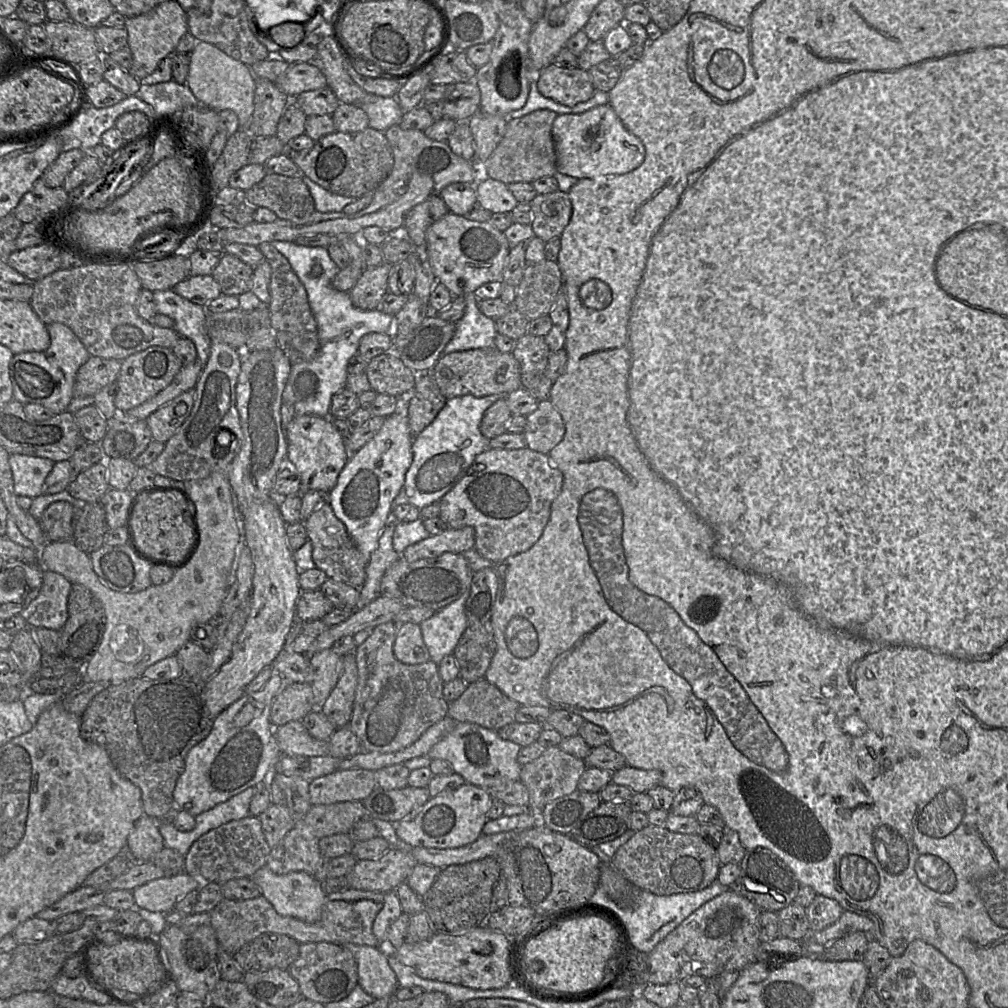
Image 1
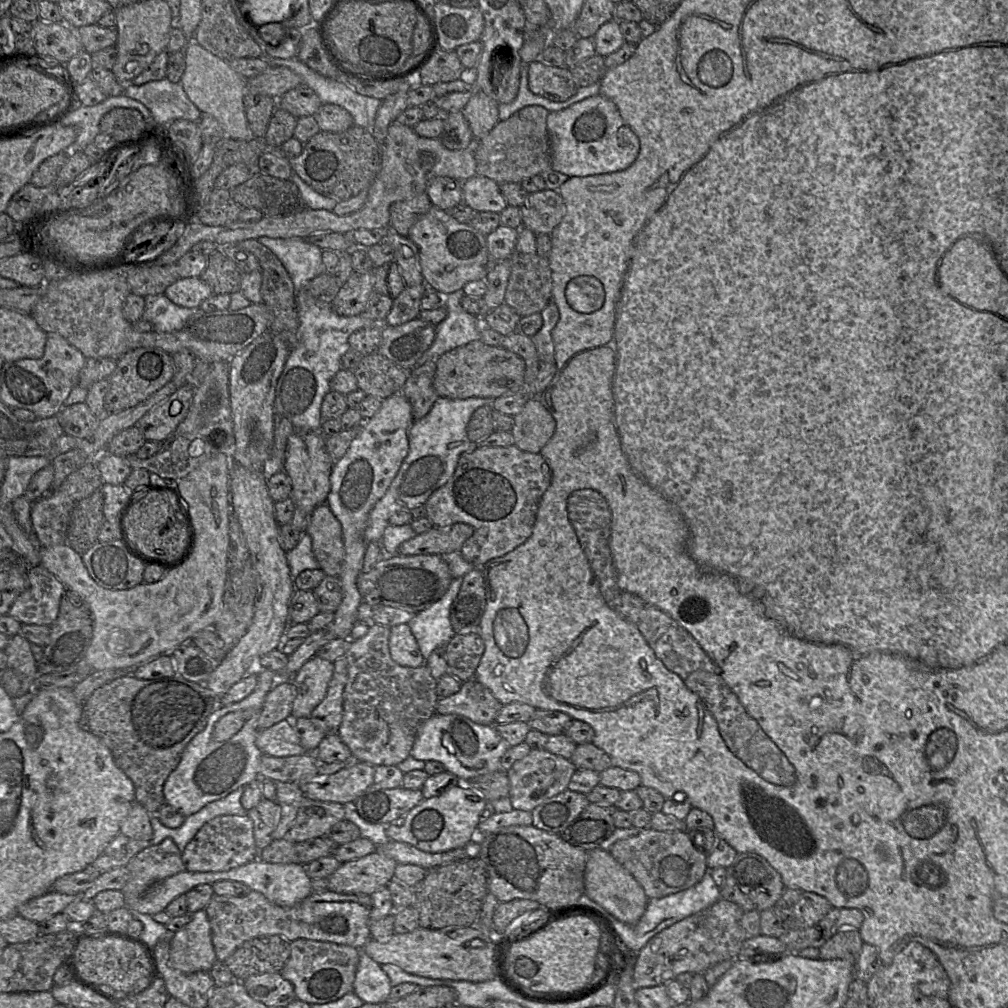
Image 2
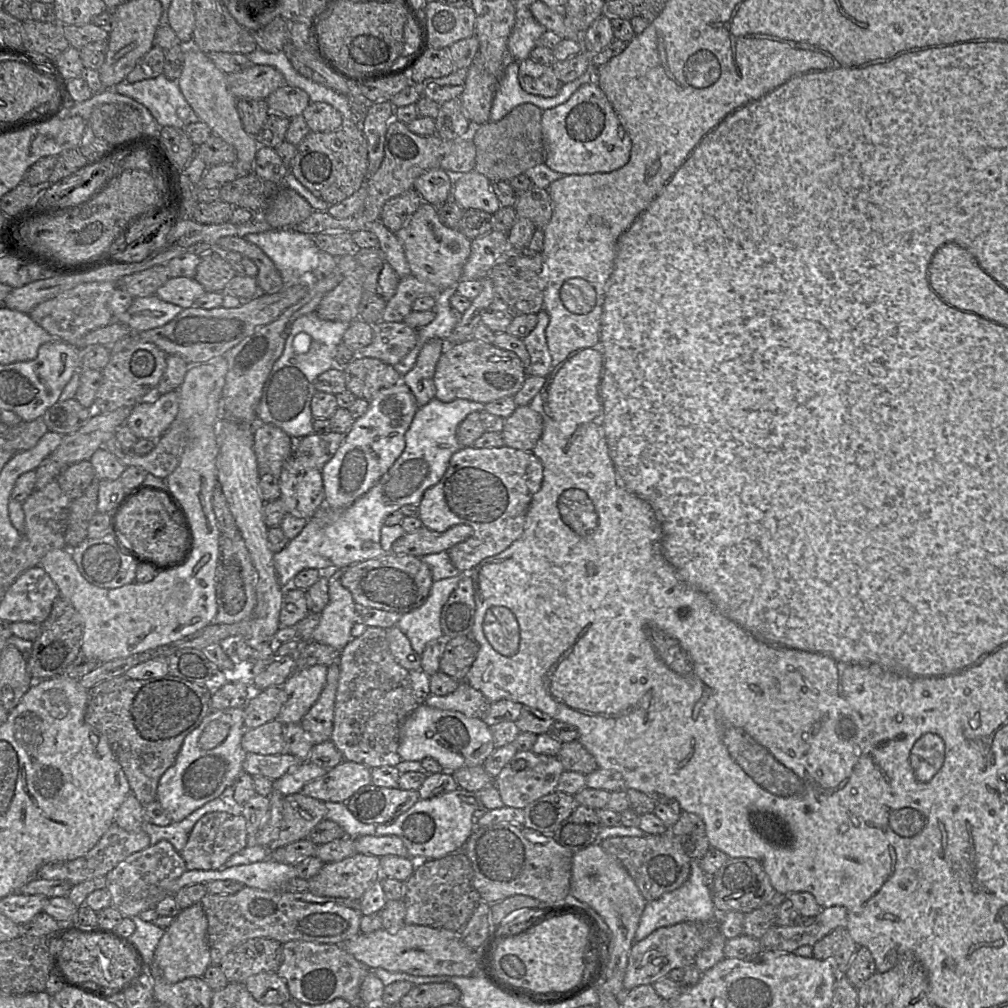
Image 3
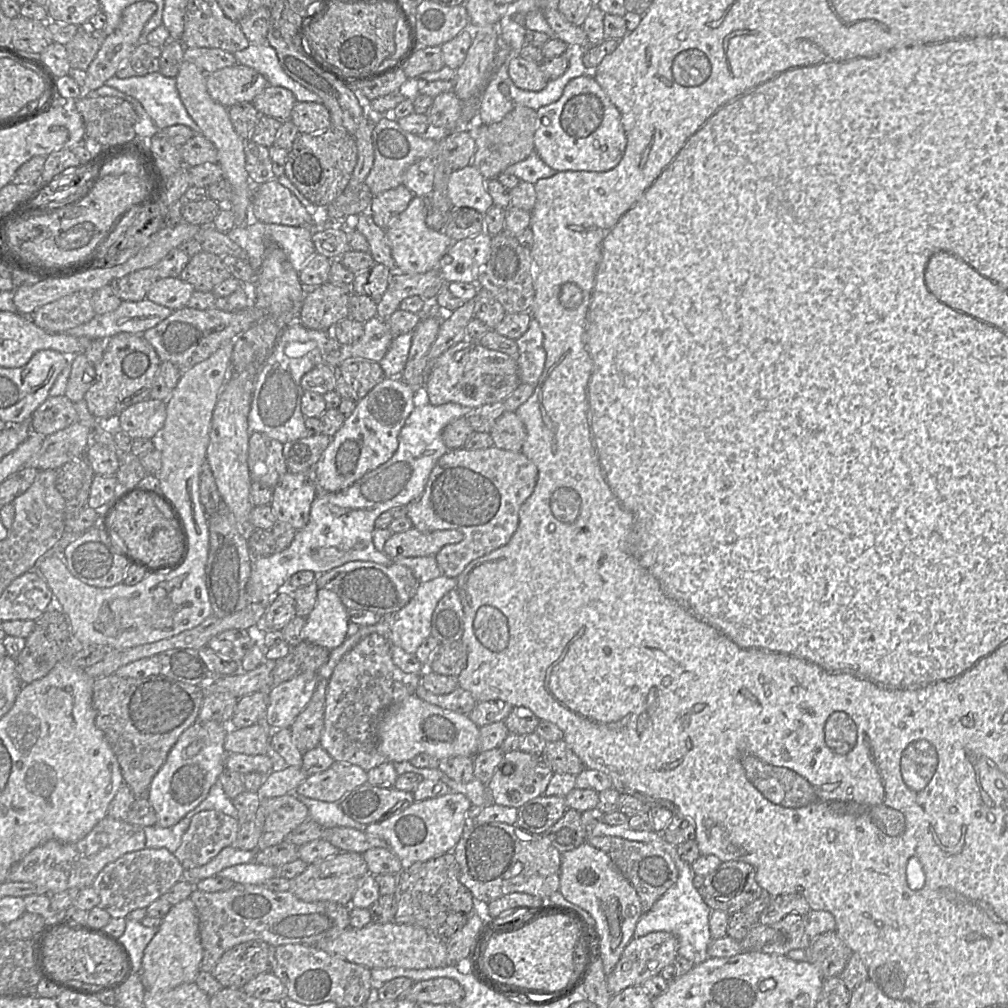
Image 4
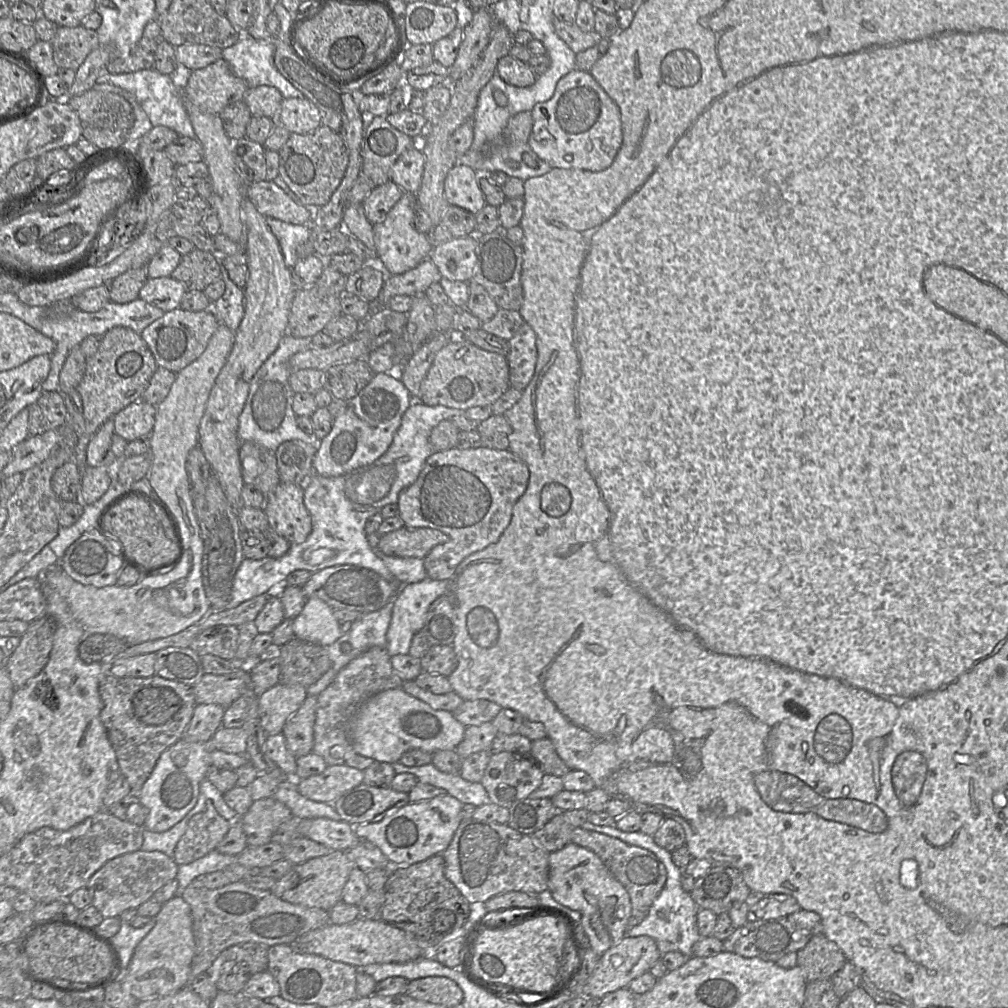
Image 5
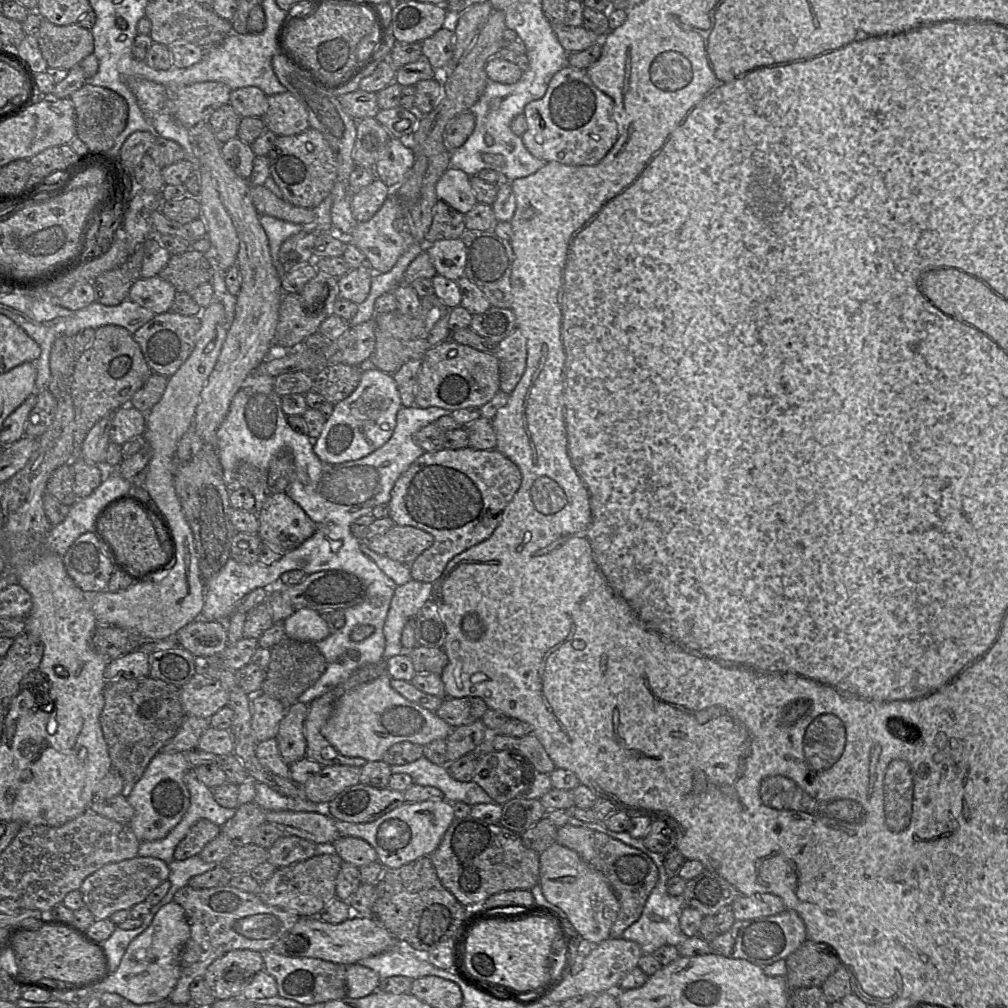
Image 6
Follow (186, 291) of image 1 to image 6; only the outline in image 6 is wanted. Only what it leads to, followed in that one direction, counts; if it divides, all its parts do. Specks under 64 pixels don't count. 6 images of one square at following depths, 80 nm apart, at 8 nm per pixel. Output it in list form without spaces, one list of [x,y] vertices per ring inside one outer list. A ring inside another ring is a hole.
[[[158,276],[139,278],[130,288],[128,299],[157,314],[168,312],[177,291]]]

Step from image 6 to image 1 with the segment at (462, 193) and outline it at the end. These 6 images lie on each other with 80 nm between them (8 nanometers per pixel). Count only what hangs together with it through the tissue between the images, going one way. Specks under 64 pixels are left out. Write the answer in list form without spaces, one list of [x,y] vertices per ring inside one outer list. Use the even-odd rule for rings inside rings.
[[[483,177],[475,185],[477,204],[492,213],[511,212],[518,201],[508,185],[489,177]]]

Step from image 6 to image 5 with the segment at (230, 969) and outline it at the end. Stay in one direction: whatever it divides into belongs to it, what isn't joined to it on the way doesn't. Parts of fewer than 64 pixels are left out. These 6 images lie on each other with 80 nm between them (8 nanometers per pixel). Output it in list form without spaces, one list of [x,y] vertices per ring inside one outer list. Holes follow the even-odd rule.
[[[255,942],[233,945],[223,950],[204,973],[209,975],[219,991],[231,994],[239,993],[255,974],[267,971],[268,949],[268,946]]]

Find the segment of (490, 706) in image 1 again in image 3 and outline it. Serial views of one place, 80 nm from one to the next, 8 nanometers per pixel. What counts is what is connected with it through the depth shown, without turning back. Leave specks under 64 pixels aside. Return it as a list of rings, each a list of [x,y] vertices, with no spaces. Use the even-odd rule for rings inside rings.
[[[461,681],[453,693],[445,696],[430,694],[425,704],[432,708],[457,711],[467,717],[481,719],[487,713],[491,702],[480,691]]]

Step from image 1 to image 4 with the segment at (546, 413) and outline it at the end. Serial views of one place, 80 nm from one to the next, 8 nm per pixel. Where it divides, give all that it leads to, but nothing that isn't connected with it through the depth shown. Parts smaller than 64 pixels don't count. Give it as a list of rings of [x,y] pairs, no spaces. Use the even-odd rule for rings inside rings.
[[[507,411],[496,419],[489,433],[494,447],[512,452],[520,452],[527,437],[523,422],[515,412]]]

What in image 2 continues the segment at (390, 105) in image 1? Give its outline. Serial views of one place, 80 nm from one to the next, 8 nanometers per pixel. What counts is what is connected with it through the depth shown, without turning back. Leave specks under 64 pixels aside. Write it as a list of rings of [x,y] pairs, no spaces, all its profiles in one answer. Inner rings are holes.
[[[263,55],[270,67],[286,67],[301,77],[303,85],[312,89],[323,104],[335,104],[347,110],[354,126],[371,129],[381,100],[357,93],[346,82],[325,78],[302,63],[297,57],[280,59]]]

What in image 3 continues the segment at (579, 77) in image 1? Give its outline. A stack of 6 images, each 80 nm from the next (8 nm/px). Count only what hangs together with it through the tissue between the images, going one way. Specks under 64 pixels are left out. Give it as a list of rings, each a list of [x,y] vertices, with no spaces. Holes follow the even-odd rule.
[[[530,58],[519,62],[518,81],[526,92],[545,98],[556,96],[563,85],[552,66],[538,64]]]

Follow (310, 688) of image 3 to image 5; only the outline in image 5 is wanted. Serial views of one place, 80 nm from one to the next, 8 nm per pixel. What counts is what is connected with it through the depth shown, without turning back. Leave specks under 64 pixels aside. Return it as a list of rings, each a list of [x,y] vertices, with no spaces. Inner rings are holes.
[[[277,684],[257,696],[260,724],[267,735],[282,733],[287,720],[308,697],[307,688]]]

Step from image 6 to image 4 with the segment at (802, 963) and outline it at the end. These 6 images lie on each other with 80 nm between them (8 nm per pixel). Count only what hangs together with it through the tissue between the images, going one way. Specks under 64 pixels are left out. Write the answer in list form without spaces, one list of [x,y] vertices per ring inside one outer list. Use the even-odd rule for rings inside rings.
[[[829,931],[817,936],[805,949],[805,955],[805,961],[814,965],[824,979],[842,973],[852,950],[836,931]]]

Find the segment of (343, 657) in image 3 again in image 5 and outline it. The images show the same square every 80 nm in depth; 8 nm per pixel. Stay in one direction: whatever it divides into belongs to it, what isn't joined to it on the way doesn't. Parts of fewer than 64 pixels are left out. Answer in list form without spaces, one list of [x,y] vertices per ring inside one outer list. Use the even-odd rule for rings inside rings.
[[[373,646],[351,660],[342,668],[333,682],[317,696],[316,717],[314,723],[314,745],[312,752],[321,756],[328,766],[346,765],[364,771],[375,760],[358,754],[352,744],[350,726],[358,707],[366,699],[389,689],[401,688],[404,681],[396,674],[391,664],[391,656],[386,648]]]

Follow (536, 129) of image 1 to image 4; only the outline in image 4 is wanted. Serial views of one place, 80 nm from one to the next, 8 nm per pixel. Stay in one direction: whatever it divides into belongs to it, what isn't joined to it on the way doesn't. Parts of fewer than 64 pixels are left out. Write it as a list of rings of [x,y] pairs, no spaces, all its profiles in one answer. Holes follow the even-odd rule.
[[[517,106],[499,122],[488,125],[475,122],[470,128],[476,143],[476,151],[470,165],[479,170],[486,180],[496,178],[509,166],[525,160],[535,152],[534,134],[537,129],[537,111],[532,108]]]

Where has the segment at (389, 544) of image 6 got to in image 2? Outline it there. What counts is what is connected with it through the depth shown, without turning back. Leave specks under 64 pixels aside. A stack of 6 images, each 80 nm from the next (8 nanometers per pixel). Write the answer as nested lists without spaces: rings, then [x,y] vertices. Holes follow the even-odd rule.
[[[456,523],[448,528],[432,528],[403,542],[398,548],[402,556],[443,555],[459,551],[473,534],[473,527],[467,523]]]

